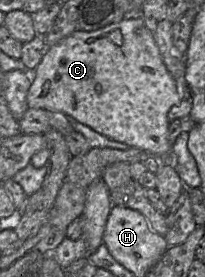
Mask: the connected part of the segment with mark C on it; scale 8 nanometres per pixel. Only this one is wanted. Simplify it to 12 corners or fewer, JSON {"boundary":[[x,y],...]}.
{"boundary":[[142,17],[76,30],[28,108],[171,158],[179,101]]}

